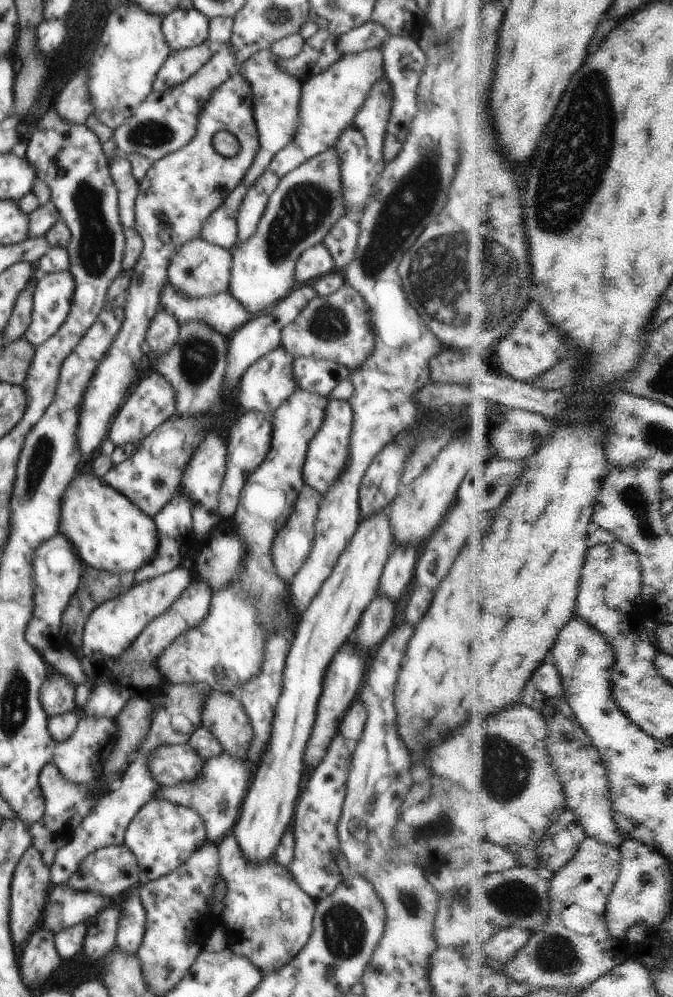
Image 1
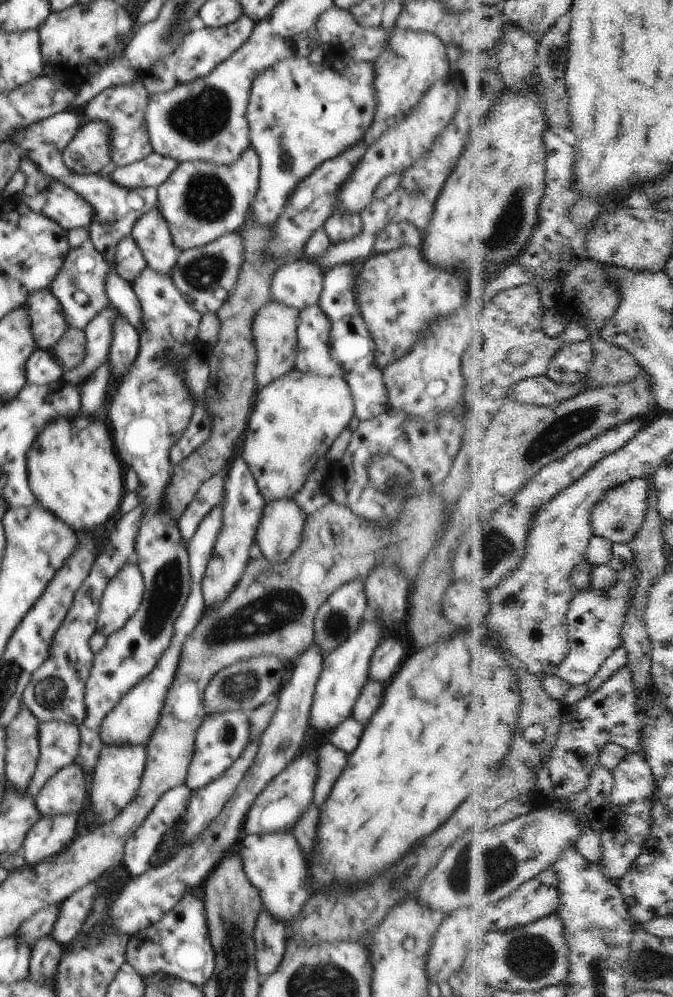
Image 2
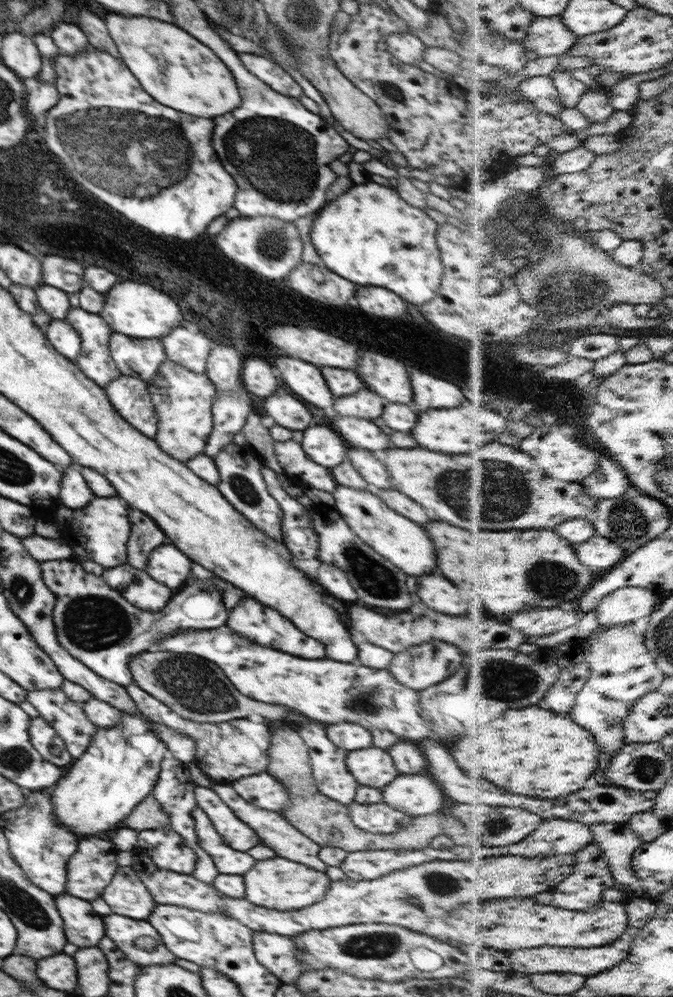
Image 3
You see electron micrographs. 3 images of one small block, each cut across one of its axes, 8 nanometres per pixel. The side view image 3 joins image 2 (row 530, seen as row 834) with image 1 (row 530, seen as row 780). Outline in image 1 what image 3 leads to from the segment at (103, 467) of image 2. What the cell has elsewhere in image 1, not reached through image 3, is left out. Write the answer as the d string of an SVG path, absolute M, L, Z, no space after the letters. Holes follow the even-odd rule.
M92 472L78 474L70 482L60 508L58 530L74 544L85 566L116 574L136 572L156 554L160 534L153 518Z

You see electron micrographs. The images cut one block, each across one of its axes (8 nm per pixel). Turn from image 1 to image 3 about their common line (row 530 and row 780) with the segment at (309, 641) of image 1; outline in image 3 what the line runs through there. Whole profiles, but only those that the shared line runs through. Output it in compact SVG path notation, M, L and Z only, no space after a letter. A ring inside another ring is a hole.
M376 746L349 752L345 760L346 766L359 785L372 786L381 790L396 778L398 772L388 752Z

